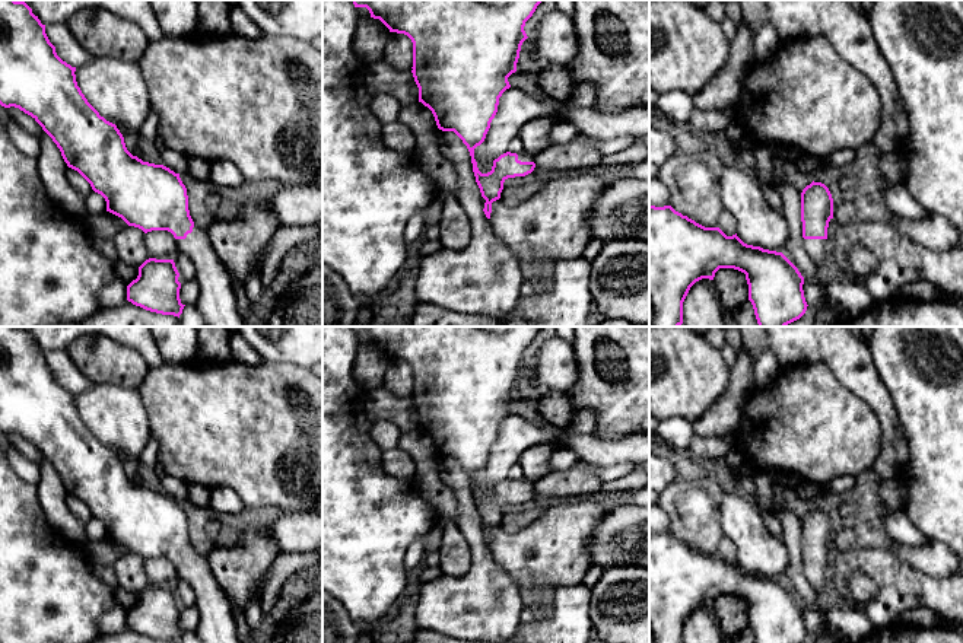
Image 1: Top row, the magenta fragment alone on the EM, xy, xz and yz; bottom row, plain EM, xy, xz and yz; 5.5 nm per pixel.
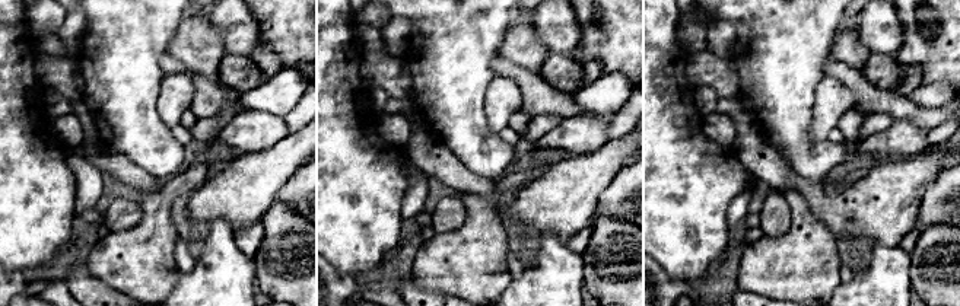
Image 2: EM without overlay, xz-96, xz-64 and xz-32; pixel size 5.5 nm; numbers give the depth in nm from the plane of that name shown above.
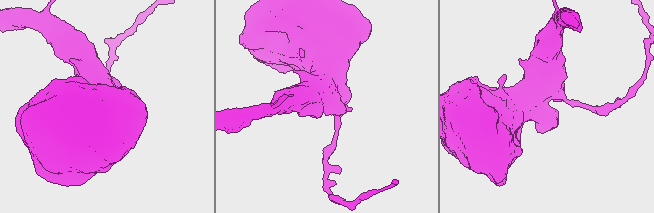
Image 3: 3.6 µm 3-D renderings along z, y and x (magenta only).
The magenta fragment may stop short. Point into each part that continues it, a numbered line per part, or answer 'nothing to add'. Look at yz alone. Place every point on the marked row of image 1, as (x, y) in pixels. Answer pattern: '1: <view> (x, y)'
1: yz (814, 248)

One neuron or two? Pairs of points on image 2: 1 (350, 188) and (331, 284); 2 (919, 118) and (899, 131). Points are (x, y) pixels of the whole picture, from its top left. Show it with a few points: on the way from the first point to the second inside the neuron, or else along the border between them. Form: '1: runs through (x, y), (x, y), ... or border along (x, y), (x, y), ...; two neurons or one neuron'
1: border along (331, 264), (350, 277); two neurons
2: border along (895, 118), (903, 118), (930, 128); two neurons

